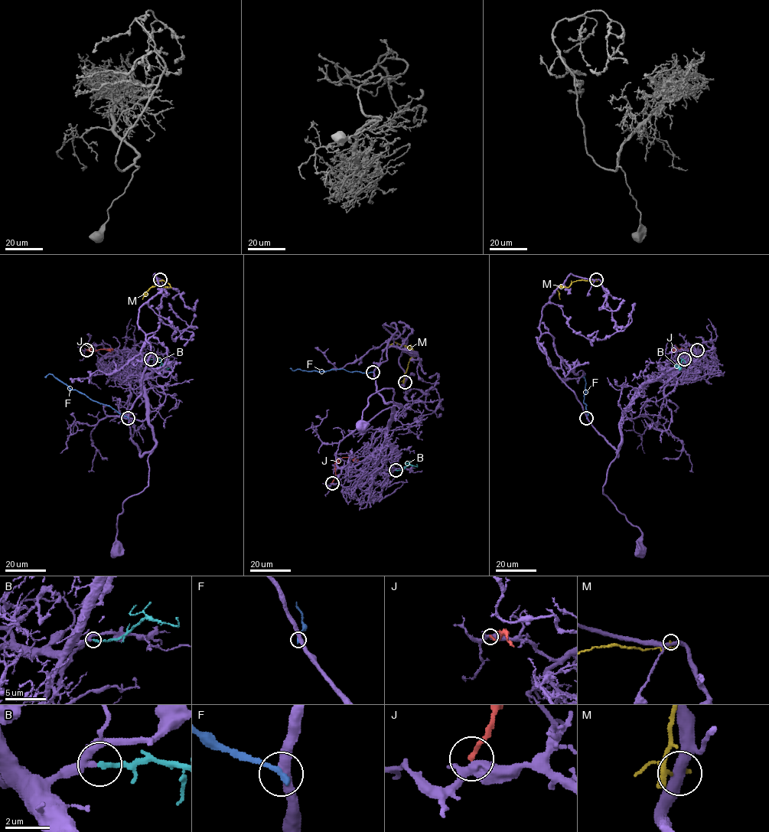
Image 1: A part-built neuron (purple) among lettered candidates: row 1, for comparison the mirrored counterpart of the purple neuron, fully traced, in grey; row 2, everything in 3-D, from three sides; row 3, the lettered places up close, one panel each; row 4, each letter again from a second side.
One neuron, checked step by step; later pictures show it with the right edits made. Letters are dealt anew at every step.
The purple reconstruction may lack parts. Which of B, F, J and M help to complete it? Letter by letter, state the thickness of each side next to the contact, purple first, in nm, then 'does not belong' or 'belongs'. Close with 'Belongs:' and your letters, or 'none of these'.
B: calibres 320 and 240 nm; belongs
F: calibres 400 and 240 nm; does not belong
J: calibres 380 and 220 nm; does not belong
M: calibres 440 and 150 nm; does not belong
Belongs: B

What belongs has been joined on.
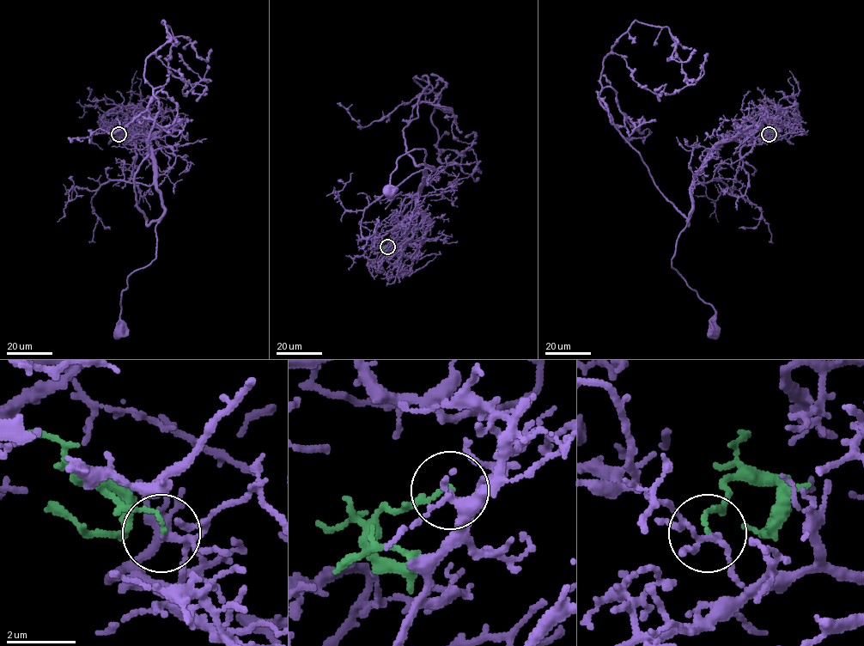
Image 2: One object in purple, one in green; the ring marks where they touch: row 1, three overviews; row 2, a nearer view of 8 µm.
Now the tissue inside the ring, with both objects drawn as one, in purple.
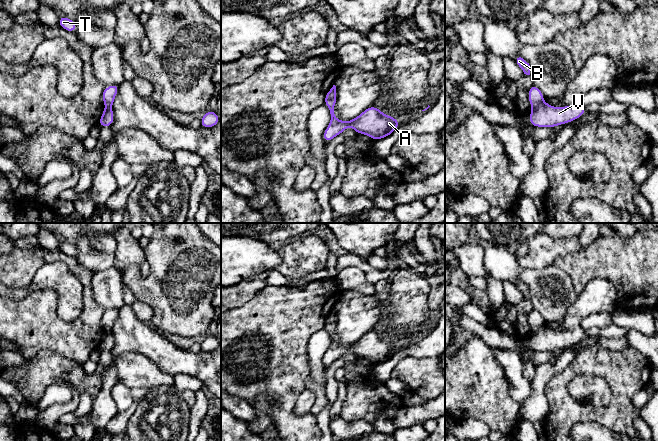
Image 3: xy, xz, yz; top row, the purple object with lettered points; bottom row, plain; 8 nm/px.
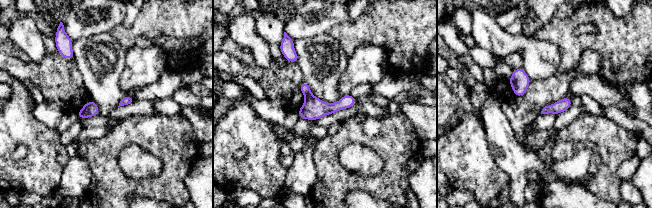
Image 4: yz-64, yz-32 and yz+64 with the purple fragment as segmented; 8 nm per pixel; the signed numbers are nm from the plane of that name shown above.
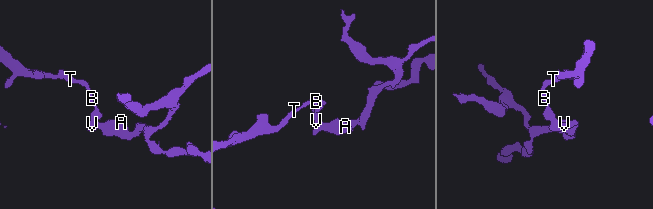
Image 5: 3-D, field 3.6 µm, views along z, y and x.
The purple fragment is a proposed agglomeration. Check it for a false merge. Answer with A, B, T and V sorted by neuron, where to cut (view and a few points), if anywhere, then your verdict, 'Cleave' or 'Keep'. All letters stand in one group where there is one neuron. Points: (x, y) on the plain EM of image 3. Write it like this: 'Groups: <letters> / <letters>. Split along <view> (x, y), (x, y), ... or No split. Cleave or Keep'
Groups: A V / B T. Split along yz (542, 325), (533, 333). Cleave

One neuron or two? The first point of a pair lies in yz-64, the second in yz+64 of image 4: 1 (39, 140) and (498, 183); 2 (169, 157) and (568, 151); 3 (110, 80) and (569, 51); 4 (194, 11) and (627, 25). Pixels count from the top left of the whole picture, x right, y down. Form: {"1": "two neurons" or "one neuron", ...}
{"1": "one neuron", "2": "two neurons", "3": "two neurons", "4": "one neuron"}

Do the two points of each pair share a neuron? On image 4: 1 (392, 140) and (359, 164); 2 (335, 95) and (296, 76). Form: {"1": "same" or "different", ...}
{"1": "different", "2": "different"}

